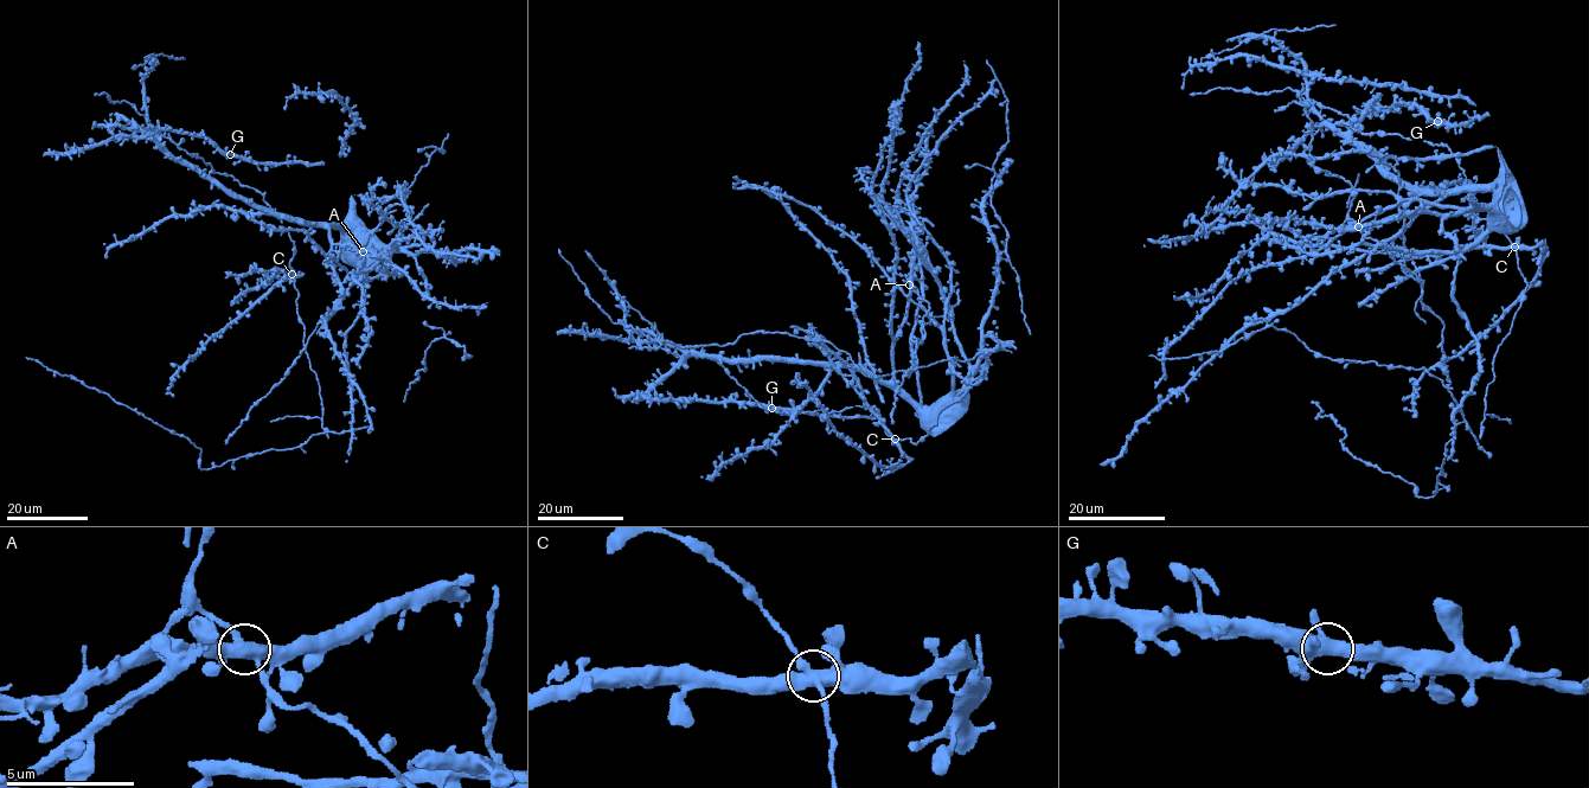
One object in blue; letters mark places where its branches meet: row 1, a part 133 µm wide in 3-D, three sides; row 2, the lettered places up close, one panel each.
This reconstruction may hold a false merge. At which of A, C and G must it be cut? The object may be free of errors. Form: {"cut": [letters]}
{"cut": ["A"]}

